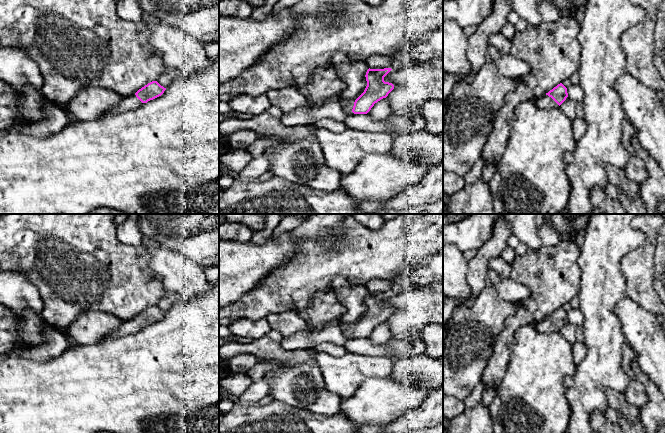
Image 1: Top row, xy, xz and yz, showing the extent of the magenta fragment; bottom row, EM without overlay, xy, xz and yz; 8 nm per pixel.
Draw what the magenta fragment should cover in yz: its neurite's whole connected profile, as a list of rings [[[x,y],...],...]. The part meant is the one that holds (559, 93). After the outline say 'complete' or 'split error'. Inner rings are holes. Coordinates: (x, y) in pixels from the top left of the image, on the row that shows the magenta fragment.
[[[560,83],[548,93],[543,95],[536,102],[536,104],[544,107],[545,109],[559,107],[568,98],[567,88],[562,83]]]; split error

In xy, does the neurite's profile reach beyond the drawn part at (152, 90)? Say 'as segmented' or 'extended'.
extended

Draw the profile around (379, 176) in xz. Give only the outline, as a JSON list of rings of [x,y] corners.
[[[390,152],[373,153],[366,155],[352,173],[342,176],[340,188],[360,203],[375,200],[387,201],[418,184],[427,172],[426,161],[405,159]]]

